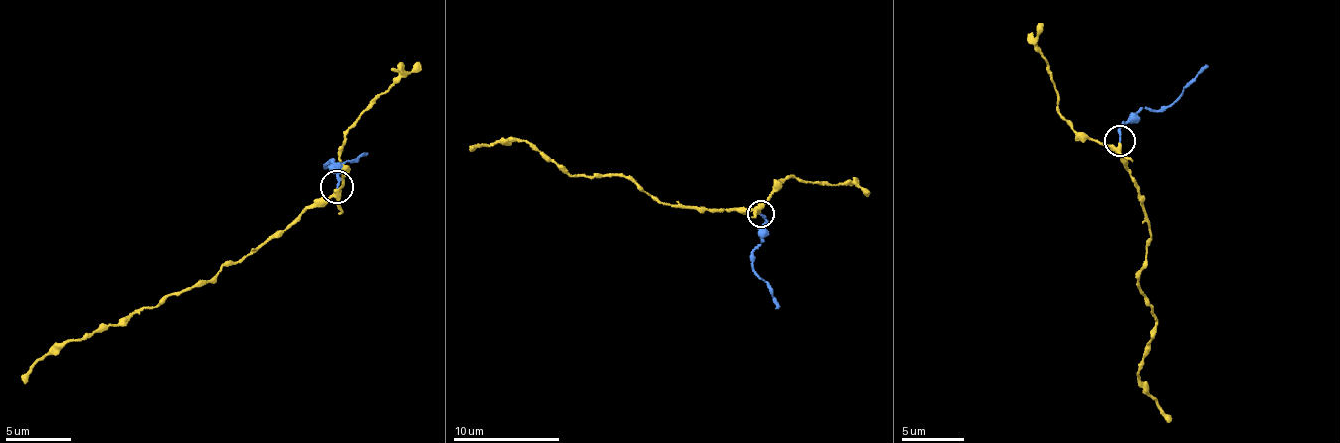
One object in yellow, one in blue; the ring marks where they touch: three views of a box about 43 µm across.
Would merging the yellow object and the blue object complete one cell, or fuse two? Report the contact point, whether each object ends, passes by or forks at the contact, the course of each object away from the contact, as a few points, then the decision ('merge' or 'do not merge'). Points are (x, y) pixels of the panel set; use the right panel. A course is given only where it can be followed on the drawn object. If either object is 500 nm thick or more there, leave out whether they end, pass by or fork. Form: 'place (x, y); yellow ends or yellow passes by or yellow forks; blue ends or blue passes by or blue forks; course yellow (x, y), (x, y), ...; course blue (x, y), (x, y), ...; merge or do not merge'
place (1119, 140); yellow forks; blue ends; course yellow (1120, 143), (1153, 238), (1137, 281), (1158, 324), (1138, 376), (1169, 423); course blue (1120, 140), (1130, 117), (1146, 108), (1170, 106), (1205, 65); merge

